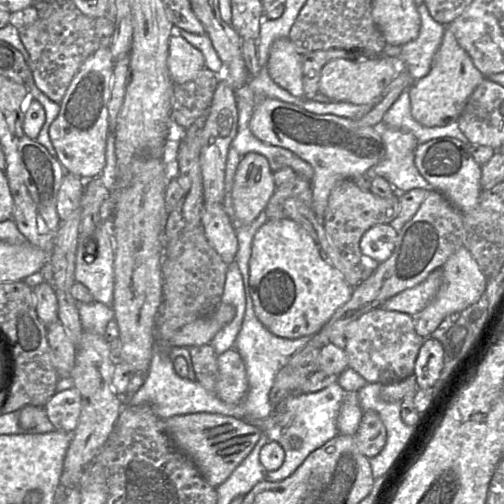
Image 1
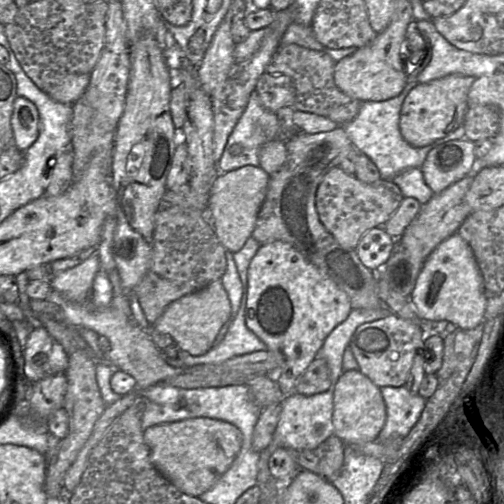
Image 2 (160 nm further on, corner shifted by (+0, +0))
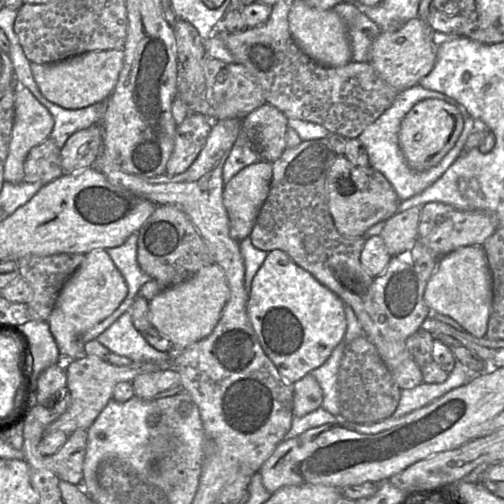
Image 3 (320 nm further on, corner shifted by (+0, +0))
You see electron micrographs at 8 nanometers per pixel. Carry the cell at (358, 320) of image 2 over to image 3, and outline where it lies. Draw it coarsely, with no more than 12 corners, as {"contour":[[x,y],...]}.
{"contour":[[345,343],[310,372],[323,391],[322,407],[340,415],[338,374]]}

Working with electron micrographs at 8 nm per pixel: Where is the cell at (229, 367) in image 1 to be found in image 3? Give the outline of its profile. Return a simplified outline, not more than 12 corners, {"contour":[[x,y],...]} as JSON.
{"contour":[[76,430],[45,465],[82,486],[87,430]]}

